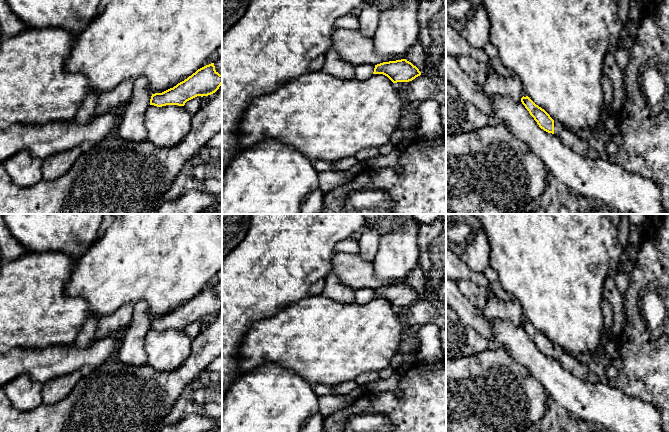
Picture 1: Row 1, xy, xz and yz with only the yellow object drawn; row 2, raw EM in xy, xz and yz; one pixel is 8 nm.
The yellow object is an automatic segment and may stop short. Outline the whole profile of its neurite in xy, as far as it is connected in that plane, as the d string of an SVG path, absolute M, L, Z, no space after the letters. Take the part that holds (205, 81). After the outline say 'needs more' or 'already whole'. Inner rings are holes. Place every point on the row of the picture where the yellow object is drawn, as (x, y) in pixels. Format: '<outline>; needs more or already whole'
M214 63L198 69L184 81L162 93L152 94L150 105L162 107L166 105L184 106L197 96L208 96L215 93L222 85L222 75L216 70Z; already whole

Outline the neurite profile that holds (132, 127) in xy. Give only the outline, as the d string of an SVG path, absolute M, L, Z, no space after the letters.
M139 77L134 81L132 97L123 114L117 131L114 133L119 139L127 141L147 140L144 115L150 105L152 93L147 79Z

